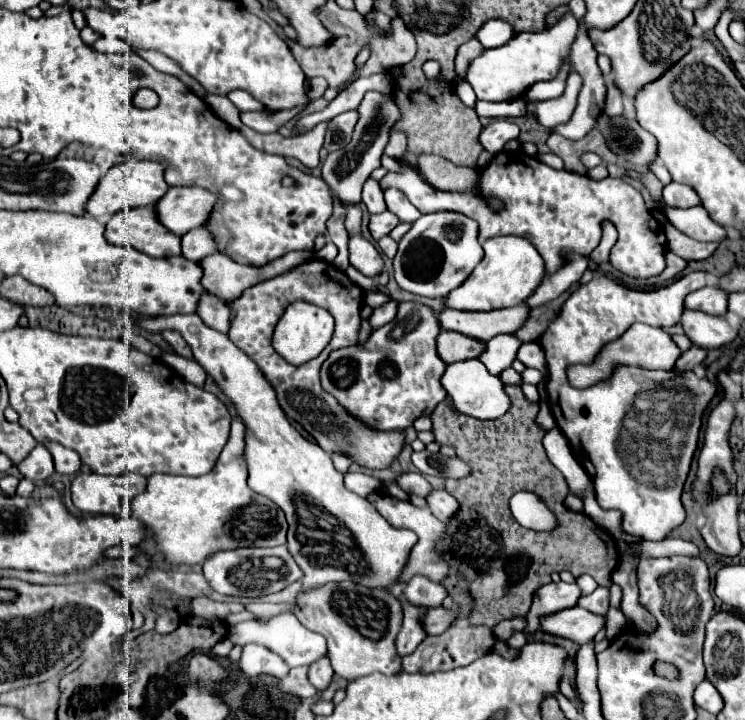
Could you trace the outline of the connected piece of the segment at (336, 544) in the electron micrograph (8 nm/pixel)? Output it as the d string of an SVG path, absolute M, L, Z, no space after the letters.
M170 315L170 317L144 317L138 321L140 327L144 327L150 333L162 333L164 329L176 329L180 331L180 335L184 337L184 341L192 347L194 359L204 367L204 371L220 385L220 389L232 399L232 403L236 405L242 421L248 427L248 435L246 435L246 461L248 461L248 485L252 491L266 495L268 499L272 499L284 513L288 519L288 551L292 553L292 557L296 559L296 563L300 565L300 569L304 571L302 577L302 593L322 587L326 583L338 583L338 581L354 581L360 585L368 585L368 587L380 587L386 591L394 591L394 595L398 597L398 601L402 603L402 629L396 637L396 649L398 655L410 655L424 639L426 639L426 631L420 623L422 619L422 609L406 603L398 589L400 585L400 575L402 569L408 563L408 555L412 551L412 547L416 545L416 535L412 535L412 531L408 529L396 529L392 527L382 515L378 515L376 507L372 507L372 503L368 503L368 499L348 491L344 487L344 475L338 473L332 465L332 459L326 451L320 451L320 447L312 441L306 441L286 419L284 411L280 409L278 401L276 401L276 393L272 389L272 385L266 381L266 377L260 373L260 369L256 367L256 363L252 363L252 359L248 359L248 355L244 355L234 343L230 343L228 335L214 331L210 327L206 327L202 323L202 319L198 315Z

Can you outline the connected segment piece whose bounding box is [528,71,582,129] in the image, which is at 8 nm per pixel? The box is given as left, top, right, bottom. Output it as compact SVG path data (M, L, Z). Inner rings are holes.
M572 71L568 75L566 89L558 99L528 103L528 111L536 115L538 123L542 123L548 129L554 129L556 125L562 125L572 117L572 113L576 109L576 97L578 97L580 89L582 89L582 77L576 71Z

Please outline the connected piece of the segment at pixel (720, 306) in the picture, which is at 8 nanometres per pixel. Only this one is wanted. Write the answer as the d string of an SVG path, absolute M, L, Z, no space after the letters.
M704 287L686 297L686 309L700 309L710 315L724 315L728 311L728 293L720 287Z

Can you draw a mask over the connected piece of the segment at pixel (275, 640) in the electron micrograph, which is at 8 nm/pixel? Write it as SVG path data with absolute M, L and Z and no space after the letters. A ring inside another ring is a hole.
M282 613L272 617L270 621L244 621L232 627L232 643L234 645L248 645L248 643L262 643L268 649L276 651L290 667L298 667L298 665L312 665L316 659L326 657L326 641L322 639L322 635L312 633L310 629L306 629L296 617L294 613Z

